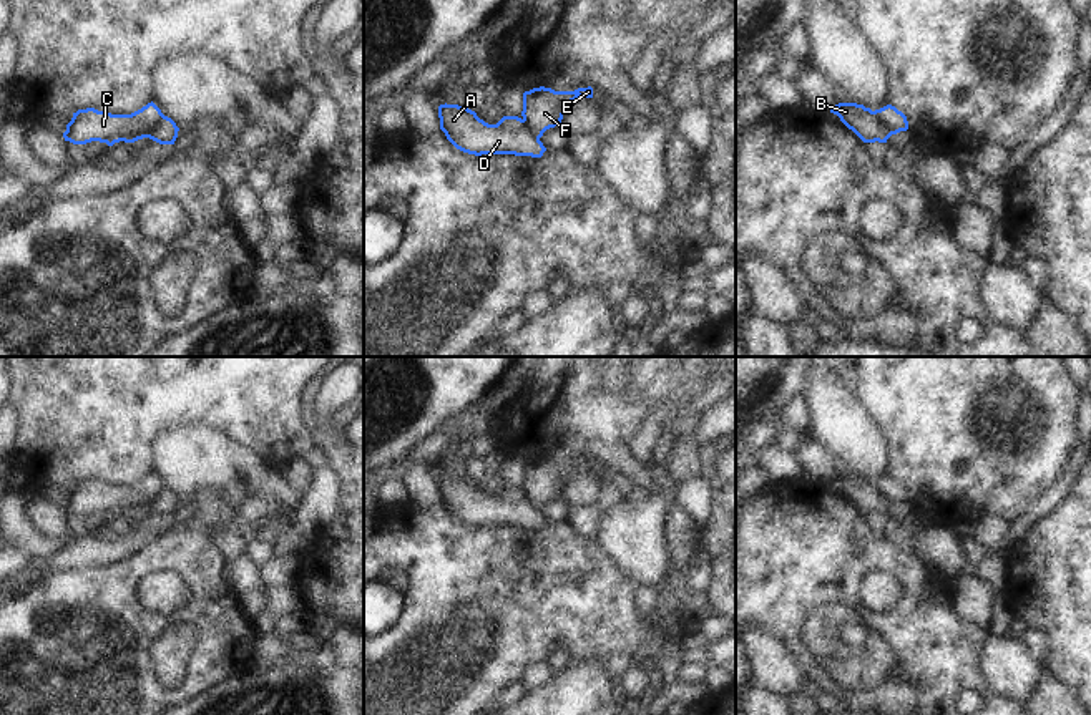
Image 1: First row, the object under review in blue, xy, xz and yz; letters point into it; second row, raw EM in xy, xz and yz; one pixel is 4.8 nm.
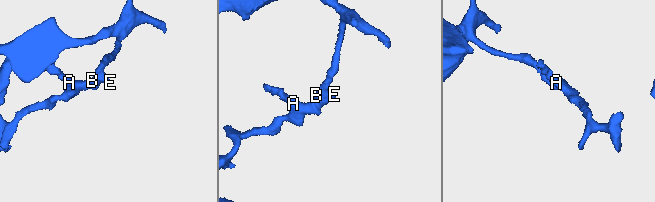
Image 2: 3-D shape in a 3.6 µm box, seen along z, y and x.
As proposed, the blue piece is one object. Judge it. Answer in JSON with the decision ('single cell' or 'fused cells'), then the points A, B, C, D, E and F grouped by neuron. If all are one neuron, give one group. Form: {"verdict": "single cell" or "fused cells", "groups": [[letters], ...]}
{"verdict": "fused cells", "groups": [["A", "C", "D"], ["B", "E", "F"]]}

